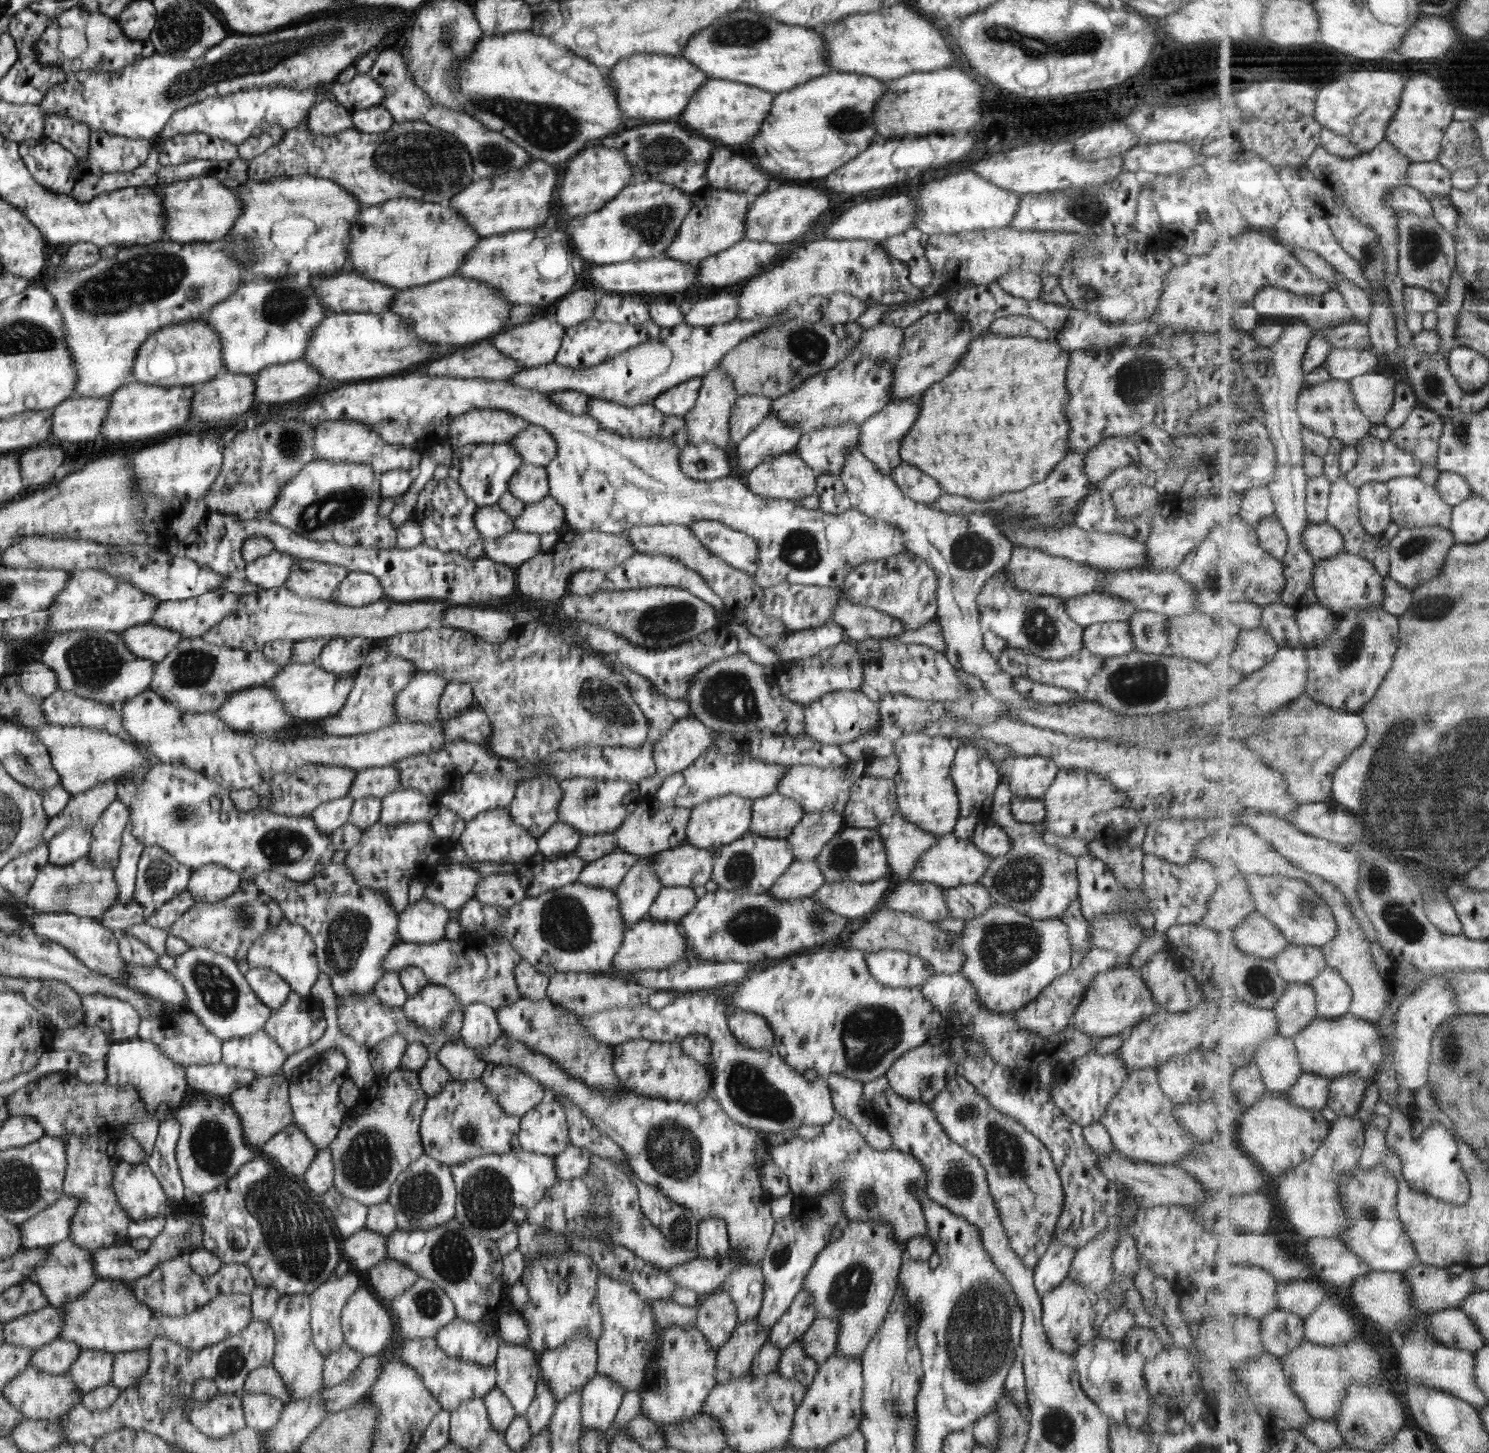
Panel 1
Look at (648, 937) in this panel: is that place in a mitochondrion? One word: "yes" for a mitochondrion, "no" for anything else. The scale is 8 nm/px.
no

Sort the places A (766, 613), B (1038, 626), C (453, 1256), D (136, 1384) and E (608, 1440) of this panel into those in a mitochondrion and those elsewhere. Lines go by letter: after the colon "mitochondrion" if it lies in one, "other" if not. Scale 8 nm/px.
A: other
B: mitochondrion
C: mitochondrion
D: other
E: other

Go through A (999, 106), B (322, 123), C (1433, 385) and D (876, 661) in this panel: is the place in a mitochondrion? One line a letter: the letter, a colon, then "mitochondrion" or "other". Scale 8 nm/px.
A: other
B: other
C: mitochondrion
D: other

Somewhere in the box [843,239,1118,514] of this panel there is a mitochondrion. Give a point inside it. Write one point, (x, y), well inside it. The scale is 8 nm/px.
(1086, 292)

